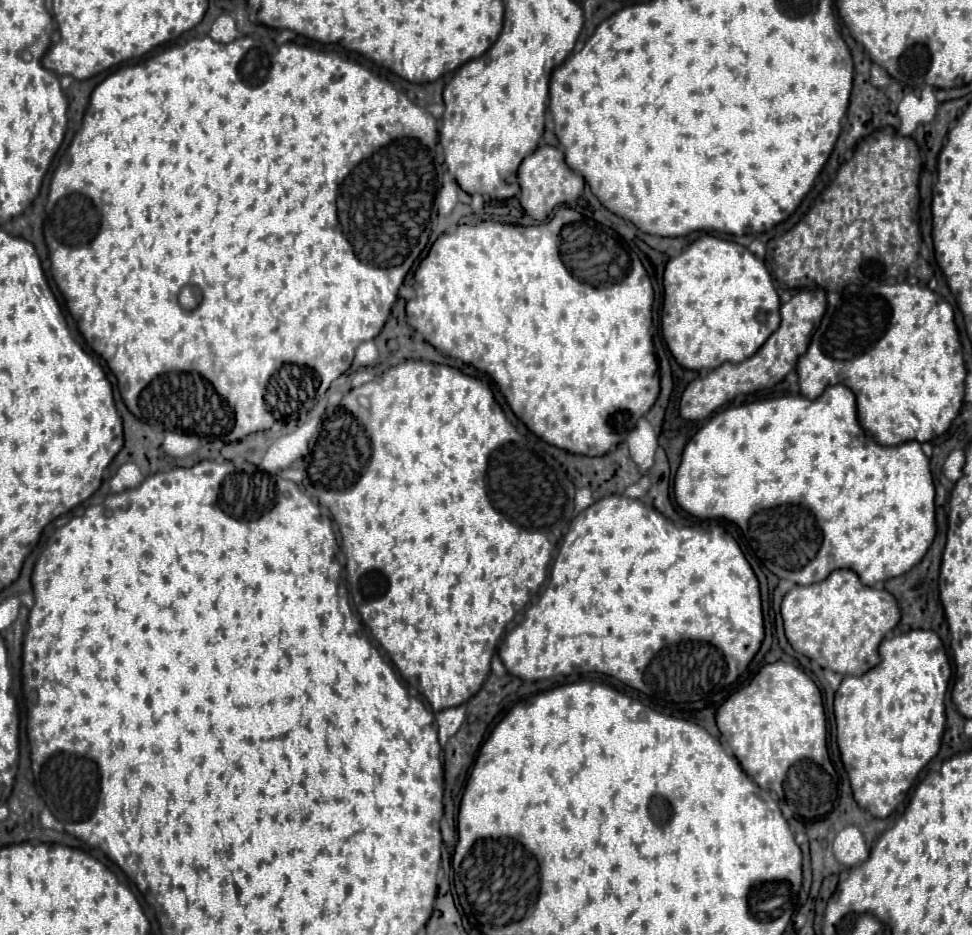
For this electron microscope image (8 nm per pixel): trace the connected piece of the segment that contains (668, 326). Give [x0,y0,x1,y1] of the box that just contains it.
[662,234,780,370]

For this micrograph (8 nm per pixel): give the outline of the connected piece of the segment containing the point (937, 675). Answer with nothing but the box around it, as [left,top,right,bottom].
[834,630,952,818]

